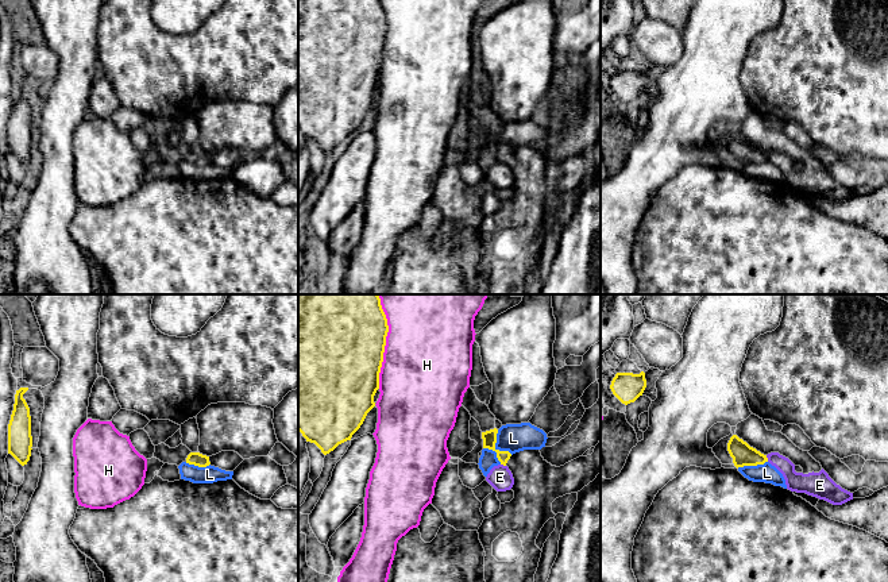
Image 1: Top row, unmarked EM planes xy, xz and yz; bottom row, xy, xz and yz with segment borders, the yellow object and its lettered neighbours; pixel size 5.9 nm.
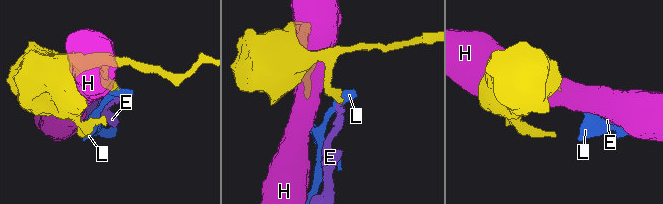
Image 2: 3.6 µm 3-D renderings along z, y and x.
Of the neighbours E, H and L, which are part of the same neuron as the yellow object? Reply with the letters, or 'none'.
none

